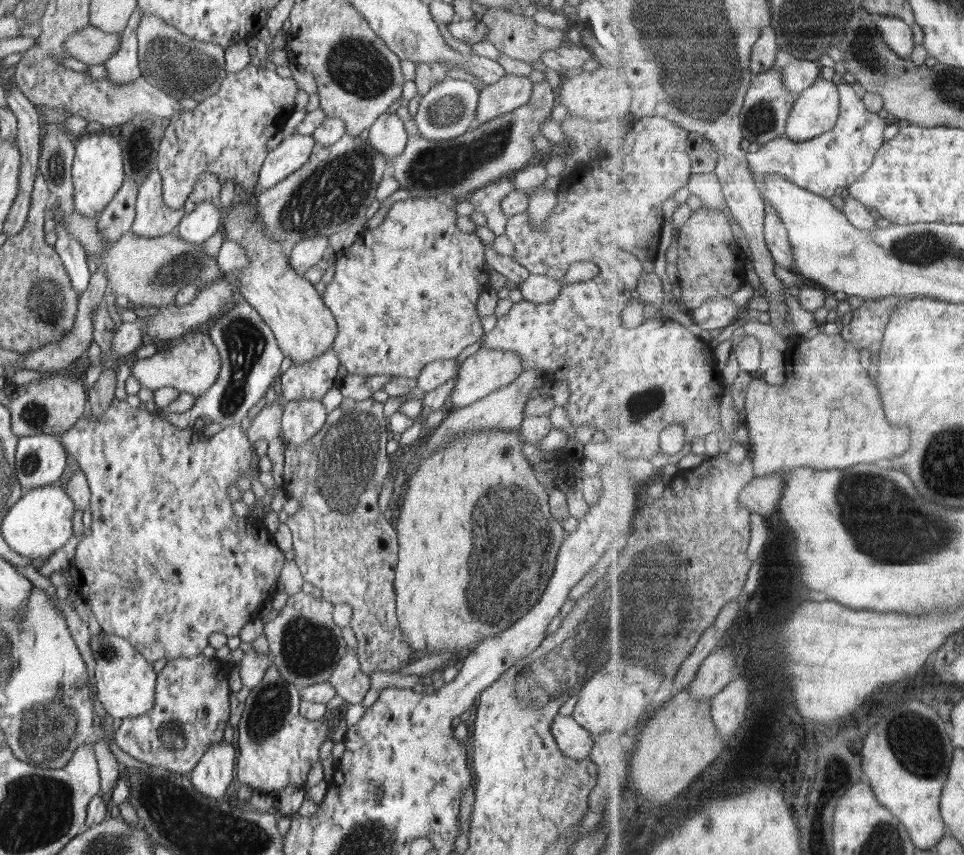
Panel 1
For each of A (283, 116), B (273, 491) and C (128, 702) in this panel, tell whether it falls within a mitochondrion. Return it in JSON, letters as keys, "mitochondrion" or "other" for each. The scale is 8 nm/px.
{"A":"other","B":"other","C":"other"}

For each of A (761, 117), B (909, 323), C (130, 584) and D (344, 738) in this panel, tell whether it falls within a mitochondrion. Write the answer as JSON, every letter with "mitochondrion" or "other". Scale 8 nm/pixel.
{"A":"mitochondrion","B":"other","C":"mitochondrion","D":"other"}

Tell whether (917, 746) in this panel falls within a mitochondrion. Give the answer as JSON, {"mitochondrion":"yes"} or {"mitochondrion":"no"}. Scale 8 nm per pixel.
{"mitochondrion":"yes"}

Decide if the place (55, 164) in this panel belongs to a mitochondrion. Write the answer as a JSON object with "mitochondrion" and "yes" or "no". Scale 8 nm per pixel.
{"mitochondrion":"yes"}

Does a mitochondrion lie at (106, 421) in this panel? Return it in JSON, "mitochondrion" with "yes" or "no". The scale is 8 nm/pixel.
{"mitochondrion":"no"}

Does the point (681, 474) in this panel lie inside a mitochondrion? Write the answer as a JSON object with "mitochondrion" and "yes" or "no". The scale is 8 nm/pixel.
{"mitochondrion":"no"}

